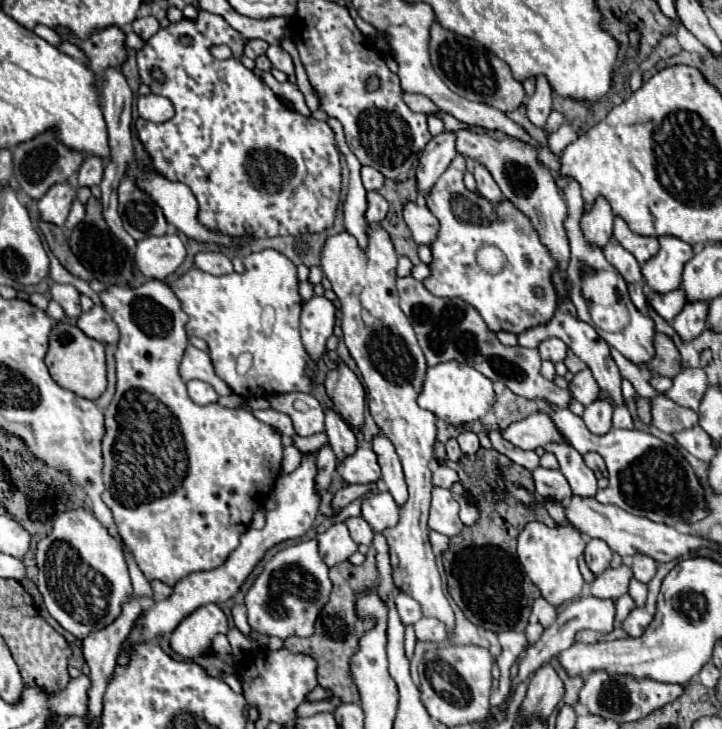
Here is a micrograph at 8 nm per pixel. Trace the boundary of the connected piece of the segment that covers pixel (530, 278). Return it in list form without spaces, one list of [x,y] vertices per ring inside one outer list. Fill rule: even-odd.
[[[456,155],[452,159],[450,167],[436,181],[434,193],[430,193],[430,197],[426,197],[426,205],[432,211],[432,215],[440,221],[440,235],[436,237],[436,241],[432,245],[432,257],[434,257],[434,261],[430,265],[432,275],[424,281],[426,289],[432,295],[448,297],[448,299],[458,297],[458,299],[466,301],[480,313],[480,317],[484,319],[488,329],[494,333],[508,331],[508,333],[520,335],[530,327],[544,325],[546,321],[550,321],[550,317],[554,315],[554,309],[556,309],[556,301],[558,301],[556,293],[554,293],[554,285],[550,281],[550,269],[554,269],[554,259],[550,257],[550,253],[546,253],[546,249],[542,249],[542,243],[538,241],[538,233],[534,233],[534,227],[530,225],[530,221],[526,221],[526,217],[522,217],[522,213],[518,213],[518,209],[514,209],[514,205],[510,205],[510,201],[504,201],[502,205],[498,205],[498,209],[494,209],[494,205],[486,205],[486,201],[482,201],[482,197],[478,197],[478,193],[470,193],[464,187],[464,183],[462,183],[462,155]],[[484,243],[490,243],[490,245],[496,245],[502,249],[502,253],[506,255],[504,271],[490,275],[478,267],[476,251]],[[536,289],[542,289],[542,297],[538,297],[534,293]]]

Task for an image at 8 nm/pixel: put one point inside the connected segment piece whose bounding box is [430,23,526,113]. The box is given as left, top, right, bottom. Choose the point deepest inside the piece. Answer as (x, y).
(469, 69)

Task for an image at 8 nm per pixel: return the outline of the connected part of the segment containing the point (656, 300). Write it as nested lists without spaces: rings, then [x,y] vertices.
[[[682,289],[664,293],[664,295],[656,293],[656,295],[652,295],[652,299],[648,303],[666,321],[672,321],[682,311],[682,307],[686,305],[686,301],[682,301]]]

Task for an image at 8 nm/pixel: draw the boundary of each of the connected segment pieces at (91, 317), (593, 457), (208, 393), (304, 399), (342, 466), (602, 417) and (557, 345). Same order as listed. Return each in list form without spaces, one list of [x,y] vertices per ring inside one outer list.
[[[94,305],[90,311],[84,311],[78,317],[78,327],[92,339],[96,341],[104,341],[104,343],[118,343],[118,325],[114,323],[114,319],[110,317],[110,313],[100,307]]]
[[[586,453],[584,455],[584,463],[592,469],[592,471],[600,471],[600,473],[606,473],[606,465],[604,465],[604,459],[598,455],[598,453]]]
[[[188,381],[188,395],[198,405],[210,405],[218,401],[218,393],[204,381]]]
[[[310,393],[270,395],[270,403],[272,403],[272,409],[278,409],[292,417],[296,435],[310,437],[314,433],[324,431],[322,405]]]
[[[360,445],[352,455],[344,457],[336,465],[336,473],[342,483],[366,483],[366,481],[380,481],[378,461],[374,451],[368,445]]]
[[[596,399],[584,409],[582,419],[594,435],[606,435],[612,429],[612,405]]]
[[[552,337],[552,339],[546,339],[540,343],[540,357],[542,359],[548,359],[552,363],[558,363],[558,361],[564,361],[566,359],[566,353],[568,353],[568,347],[564,341]]]

